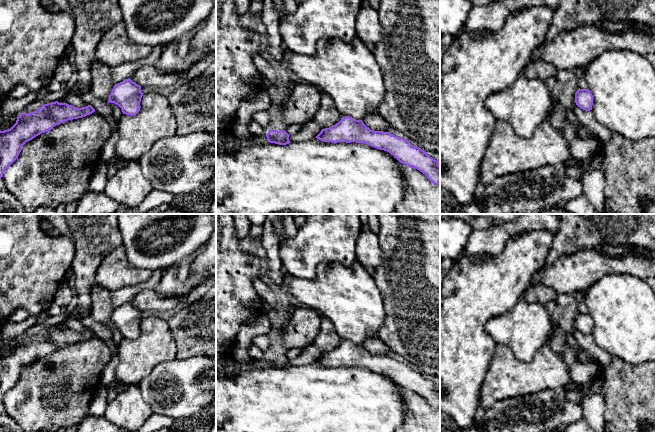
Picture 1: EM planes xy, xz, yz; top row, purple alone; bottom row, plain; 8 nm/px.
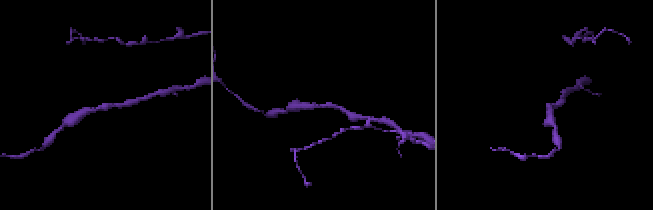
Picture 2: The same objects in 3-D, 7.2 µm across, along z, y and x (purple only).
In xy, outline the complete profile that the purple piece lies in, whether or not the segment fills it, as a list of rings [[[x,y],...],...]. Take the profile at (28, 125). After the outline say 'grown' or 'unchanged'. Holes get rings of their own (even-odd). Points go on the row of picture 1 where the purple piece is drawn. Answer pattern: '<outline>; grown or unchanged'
[[[55,101],[44,104],[33,112],[21,113],[10,129],[0,130],[0,178],[18,158],[26,142],[60,123],[82,118],[93,112],[95,109],[91,105],[77,108]]]; unchanged

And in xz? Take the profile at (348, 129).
[[[345,116],[335,125],[322,129],[315,137],[323,142],[357,142],[384,150],[400,163],[415,168],[425,174],[431,183],[440,185],[440,161],[430,157],[427,152],[413,146],[407,139],[390,132],[373,131],[362,120]]]; unchanged

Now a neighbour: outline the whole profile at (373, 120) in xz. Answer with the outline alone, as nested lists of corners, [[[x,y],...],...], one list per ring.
[[[378,111],[369,112],[362,121],[373,131],[388,132],[390,127],[390,124],[378,113]]]

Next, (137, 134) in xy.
[[[155,91],[146,92],[140,106],[136,115],[123,114],[117,121],[119,140],[115,157],[126,162],[138,161],[156,141],[176,134],[176,118],[166,96]]]

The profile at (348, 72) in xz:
[[[357,36],[350,42],[338,39],[318,41],[315,54],[283,52],[283,60],[295,76],[308,81],[327,93],[335,102],[342,117],[363,120],[369,112],[376,112],[385,99],[383,75],[373,53]]]

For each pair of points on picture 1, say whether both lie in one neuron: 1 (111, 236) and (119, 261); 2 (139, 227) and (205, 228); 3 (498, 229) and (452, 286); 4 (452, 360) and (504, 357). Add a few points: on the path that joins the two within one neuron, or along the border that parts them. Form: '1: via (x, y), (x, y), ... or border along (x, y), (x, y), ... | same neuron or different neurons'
1: border along (122, 244), (114, 248), (102, 260), (99, 266) | different neurons
2: via (155, 230), (176, 230), (186, 235), (189, 234) | same neuron
3: border along (499, 253), (483, 256), (460, 256), (458, 258) | different neurons
4: border along (497, 345), (483, 380) | different neurons

